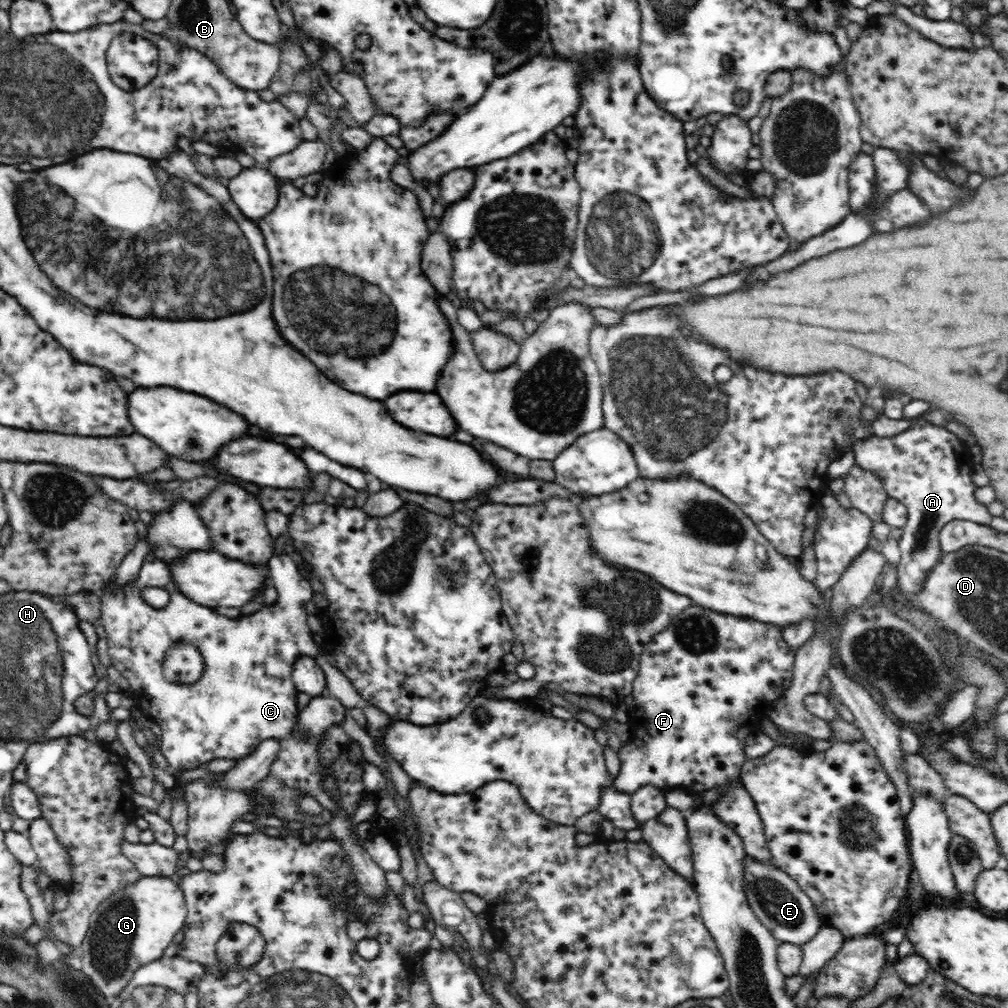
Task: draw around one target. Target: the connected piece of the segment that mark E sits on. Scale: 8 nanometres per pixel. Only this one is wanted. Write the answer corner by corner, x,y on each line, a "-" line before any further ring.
746,856
744,861
744,891
748,894
750,908
756,918
777,938
779,942
802,945
814,938
825,923
816,912
811,898
804,894
798,883
778,869
770,861
758,861

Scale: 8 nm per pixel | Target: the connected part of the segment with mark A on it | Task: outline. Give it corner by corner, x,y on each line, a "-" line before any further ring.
922,416
915,418
910,429
897,435
880,437
872,434
865,439
854,442
852,447
856,465
862,467
872,476
880,478
888,496
906,505
908,511
906,526
897,532
901,559
897,565
898,580
896,585
897,591
904,595
903,598
906,602
906,596
918,595
923,590
924,580
934,570
934,566
940,562
944,552
940,548
938,534
950,520
969,520
976,524
989,524
993,516
988,513
988,504
978,504
974,498
977,487
970,477
972,470
966,464
968,450
964,448
964,444
960,442
956,434
942,426
928,423

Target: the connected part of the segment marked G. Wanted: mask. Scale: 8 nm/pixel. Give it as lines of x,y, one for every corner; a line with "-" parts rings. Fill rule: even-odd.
142,875
136,882
113,892
96,907
89,922
88,932
80,944
82,958
77,966
80,968
80,972
92,981
102,996
116,998
138,968
164,956
164,950
170,946
176,933
183,929
186,916
185,896
179,887
178,879

